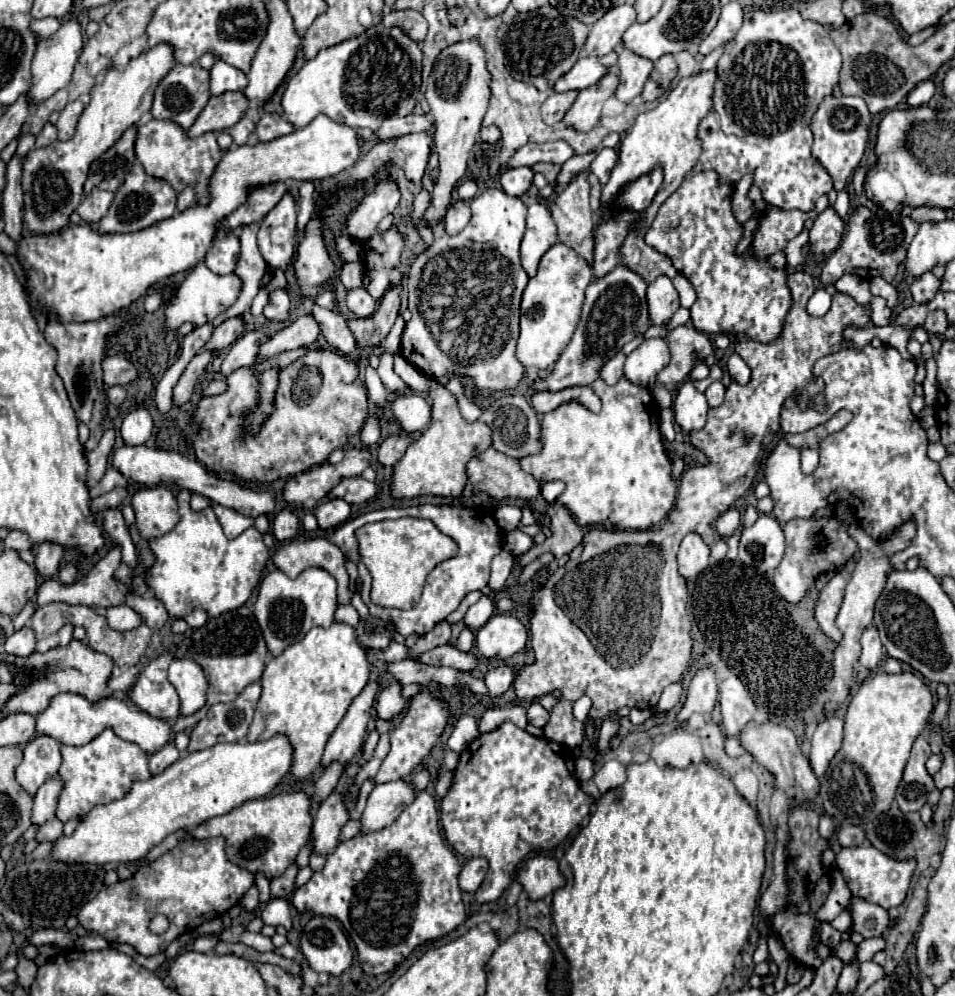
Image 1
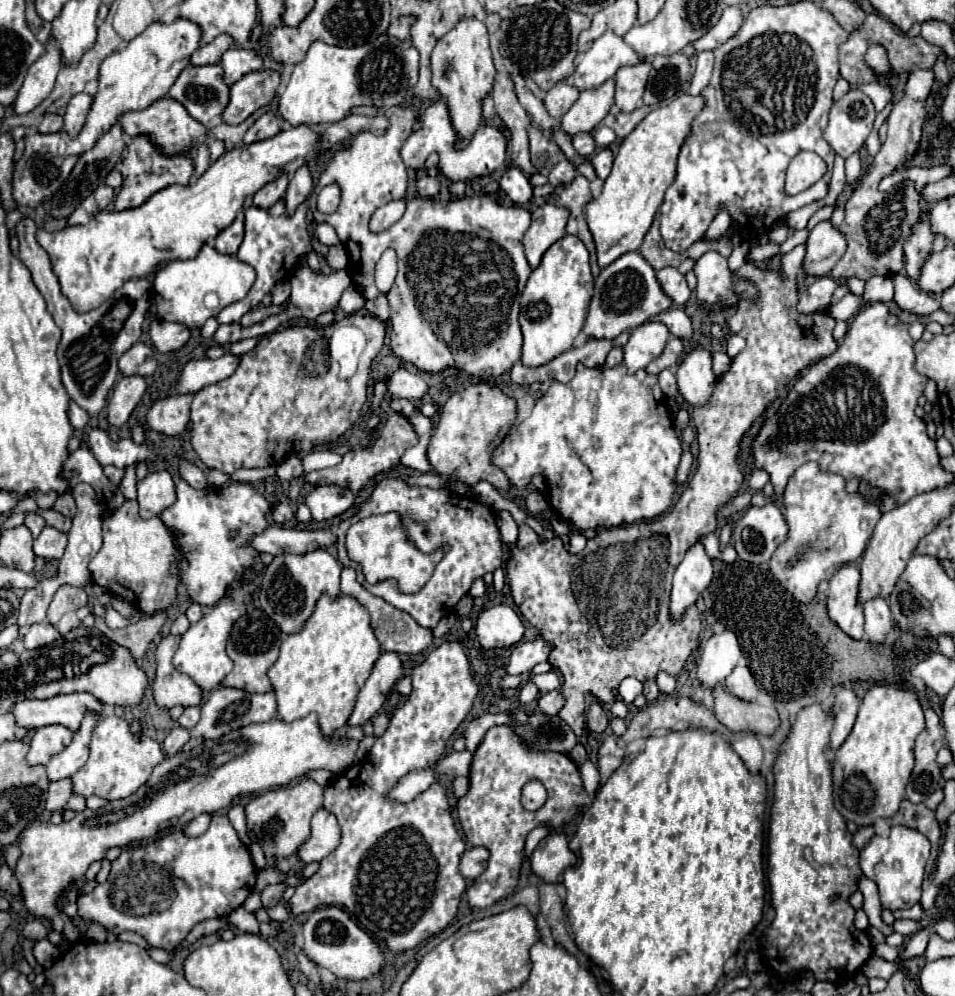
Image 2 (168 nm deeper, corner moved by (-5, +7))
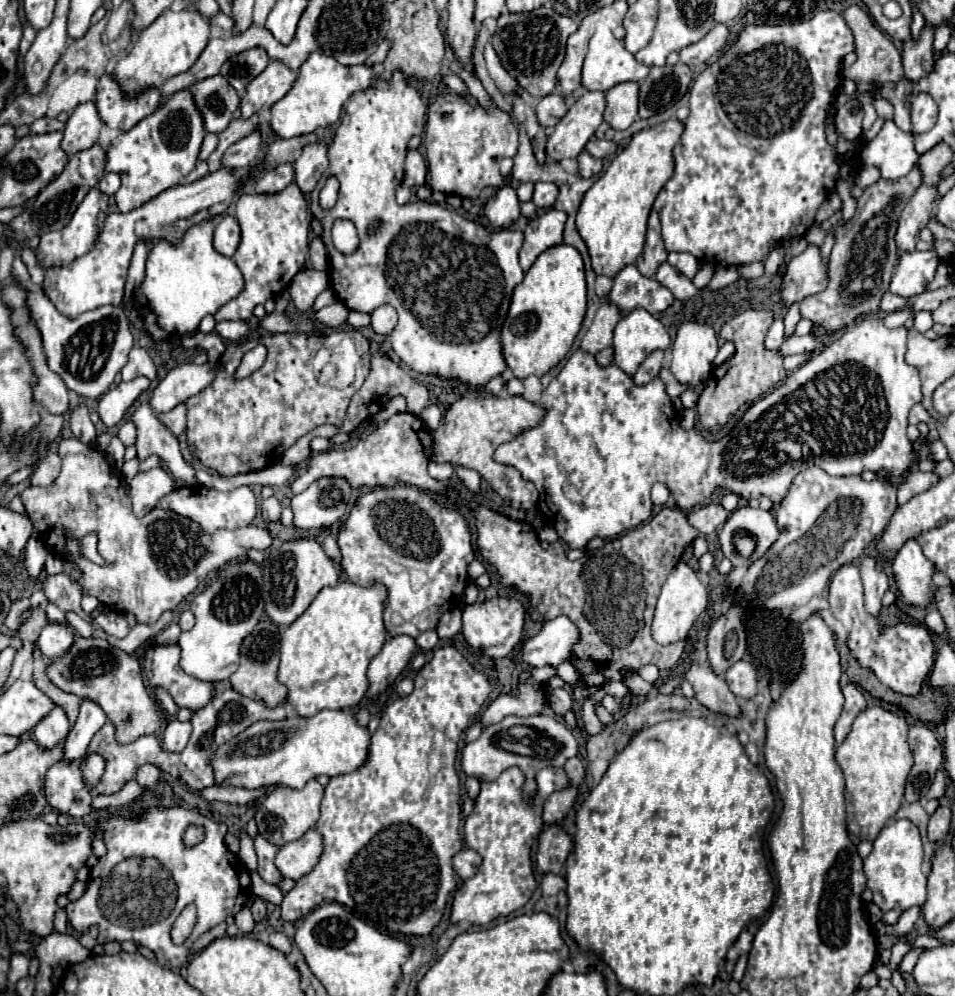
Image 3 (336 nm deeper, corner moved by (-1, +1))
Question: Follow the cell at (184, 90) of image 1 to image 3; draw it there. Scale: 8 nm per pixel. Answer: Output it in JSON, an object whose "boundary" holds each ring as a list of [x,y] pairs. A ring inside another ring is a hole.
{"boundary":[[[212,76],[196,82],[192,88],[196,104],[206,120],[206,132],[220,134],[240,116],[240,96],[224,76]]]}

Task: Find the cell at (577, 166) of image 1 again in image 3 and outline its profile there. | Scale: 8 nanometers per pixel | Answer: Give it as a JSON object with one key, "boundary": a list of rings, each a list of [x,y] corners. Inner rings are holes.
{"boundary":[[[536,182],[534,184],[534,196],[532,202],[536,204],[536,208],[552,208],[558,196],[558,186],[550,184],[550,182]]]}

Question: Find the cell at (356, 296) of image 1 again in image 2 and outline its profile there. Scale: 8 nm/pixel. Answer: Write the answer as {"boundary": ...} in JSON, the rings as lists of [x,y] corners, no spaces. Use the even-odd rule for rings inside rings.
{"boundary":[[[380,294],[376,300],[366,300],[366,302],[364,302],[364,308],[366,308],[372,316],[376,316],[376,318],[380,318],[380,320],[384,320],[384,322],[390,318],[388,300],[386,300],[384,294]]]}

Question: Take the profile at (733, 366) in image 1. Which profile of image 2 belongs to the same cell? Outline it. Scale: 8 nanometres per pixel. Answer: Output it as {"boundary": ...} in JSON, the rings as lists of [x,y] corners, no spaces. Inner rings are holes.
{"boundary":[[[732,334],[728,338],[728,342],[726,342],[726,354],[730,358],[736,358],[744,350],[744,346],[746,346],[746,340],[742,336],[738,336],[738,334]]]}

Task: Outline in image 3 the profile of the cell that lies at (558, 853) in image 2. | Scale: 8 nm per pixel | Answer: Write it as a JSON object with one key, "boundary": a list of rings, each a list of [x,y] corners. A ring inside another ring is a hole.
{"boundary":[[[546,826],[538,838],[538,850],[536,850],[536,870],[540,874],[560,874],[564,868],[564,862],[572,850],[570,836],[558,826]]]}

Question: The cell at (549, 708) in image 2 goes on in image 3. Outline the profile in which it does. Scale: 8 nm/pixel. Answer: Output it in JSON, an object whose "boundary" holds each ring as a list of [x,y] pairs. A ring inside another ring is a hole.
{"boundary":[[[556,688],[556,690],[548,692],[548,704],[558,716],[564,716],[572,708],[572,698],[570,698],[568,690]]]}

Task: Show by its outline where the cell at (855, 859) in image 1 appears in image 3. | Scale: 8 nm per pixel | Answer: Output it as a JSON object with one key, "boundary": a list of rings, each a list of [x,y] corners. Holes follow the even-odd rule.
{"boundary":[[[892,820],[874,840],[870,856],[864,860],[864,874],[874,902],[886,912],[888,908],[908,908],[926,902],[926,876],[922,872],[922,840],[918,828],[910,820]]]}

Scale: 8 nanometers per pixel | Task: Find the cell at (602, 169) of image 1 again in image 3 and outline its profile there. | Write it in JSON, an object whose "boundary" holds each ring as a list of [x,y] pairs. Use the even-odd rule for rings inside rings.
{"boundary":[[[582,150],[580,156],[578,156],[578,170],[580,170],[578,174],[582,178],[592,178],[592,176],[596,176],[596,174],[602,172],[602,160],[594,158],[586,150]]]}

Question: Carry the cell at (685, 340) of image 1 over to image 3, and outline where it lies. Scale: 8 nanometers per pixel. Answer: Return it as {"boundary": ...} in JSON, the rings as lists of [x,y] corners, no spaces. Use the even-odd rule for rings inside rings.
{"boundary":[[[662,350],[650,352],[650,354],[644,358],[644,362],[640,364],[640,368],[636,370],[636,374],[632,376],[632,382],[634,382],[636,386],[648,384],[654,376],[658,376],[662,364],[664,364],[664,352],[662,352]]]}

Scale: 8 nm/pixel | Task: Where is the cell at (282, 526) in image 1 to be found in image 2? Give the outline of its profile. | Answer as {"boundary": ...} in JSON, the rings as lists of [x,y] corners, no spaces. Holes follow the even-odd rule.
{"boundary":[[[282,502],[282,504],[278,504],[278,506],[274,508],[272,518],[274,518],[274,522],[278,522],[278,524],[288,524],[288,522],[294,518],[294,510],[292,510],[290,504]]]}

